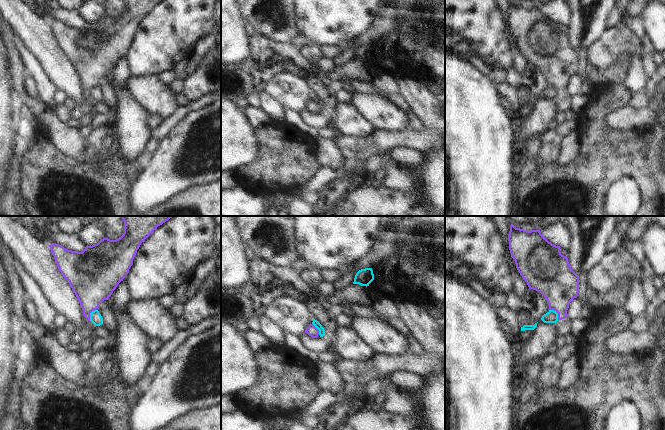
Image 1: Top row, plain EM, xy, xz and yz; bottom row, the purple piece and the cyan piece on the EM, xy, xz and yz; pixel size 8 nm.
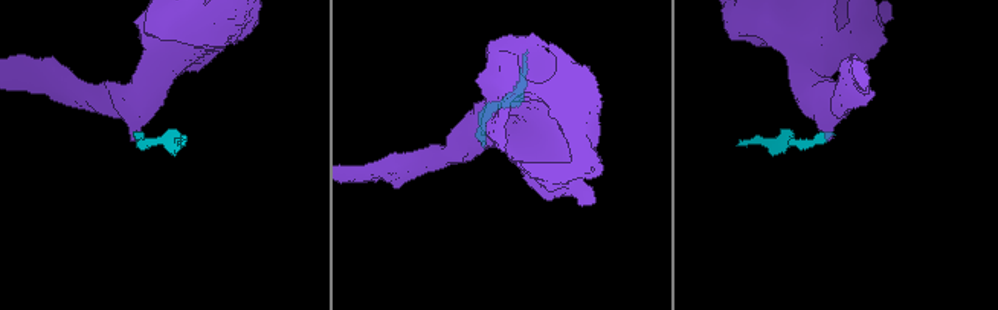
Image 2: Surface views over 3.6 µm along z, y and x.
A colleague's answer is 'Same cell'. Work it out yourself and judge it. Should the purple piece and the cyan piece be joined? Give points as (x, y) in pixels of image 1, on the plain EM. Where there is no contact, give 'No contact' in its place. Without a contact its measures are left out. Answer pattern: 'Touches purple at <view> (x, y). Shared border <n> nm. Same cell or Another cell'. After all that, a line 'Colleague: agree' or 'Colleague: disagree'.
Touches purple at xy (89, 90). Shared border 110 nm. Another cell
Colleague: disagree

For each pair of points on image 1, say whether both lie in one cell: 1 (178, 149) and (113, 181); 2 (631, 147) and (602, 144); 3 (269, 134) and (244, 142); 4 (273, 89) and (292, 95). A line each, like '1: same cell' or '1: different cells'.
1: different cells
2: same cell
3: different cells
4: same cell

